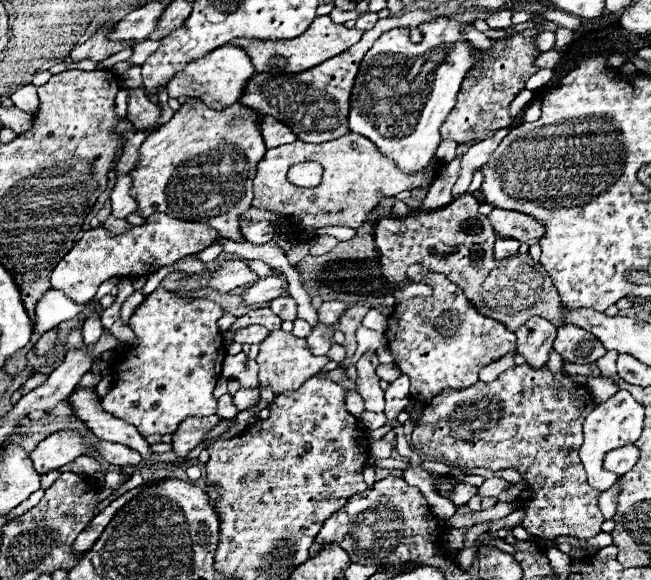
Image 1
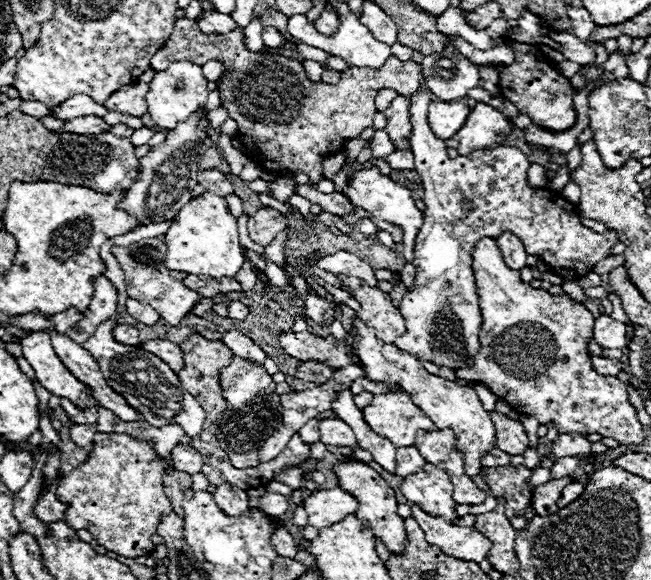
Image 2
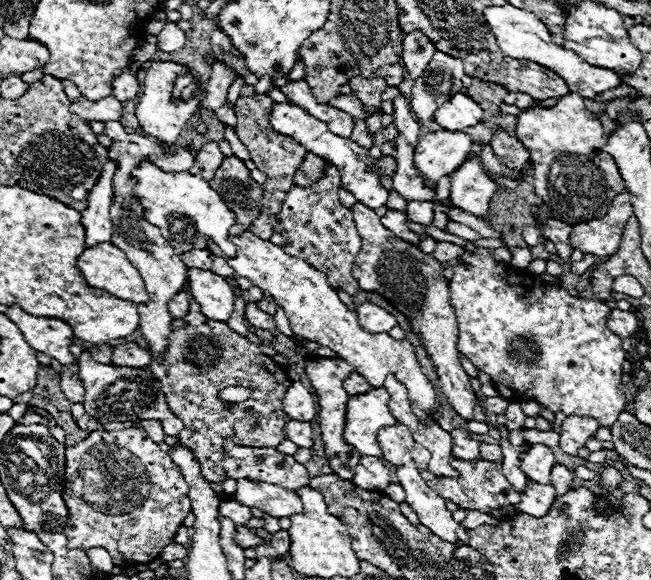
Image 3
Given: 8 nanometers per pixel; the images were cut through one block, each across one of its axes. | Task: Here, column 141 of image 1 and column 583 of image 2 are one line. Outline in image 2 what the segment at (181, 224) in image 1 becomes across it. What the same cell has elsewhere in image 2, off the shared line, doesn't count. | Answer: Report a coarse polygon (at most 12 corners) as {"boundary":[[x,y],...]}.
{"boundary":[[410,96],[424,226],[396,346],[470,368],[472,246],[512,232],[564,280],[618,242],[500,146],[448,158]]}

